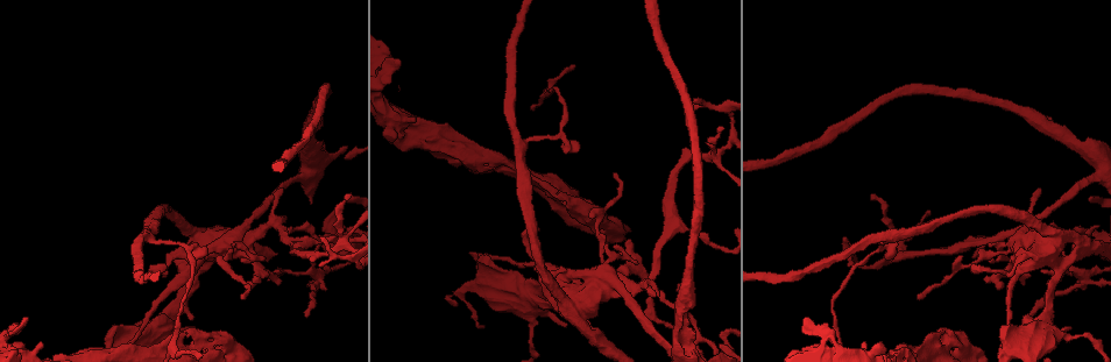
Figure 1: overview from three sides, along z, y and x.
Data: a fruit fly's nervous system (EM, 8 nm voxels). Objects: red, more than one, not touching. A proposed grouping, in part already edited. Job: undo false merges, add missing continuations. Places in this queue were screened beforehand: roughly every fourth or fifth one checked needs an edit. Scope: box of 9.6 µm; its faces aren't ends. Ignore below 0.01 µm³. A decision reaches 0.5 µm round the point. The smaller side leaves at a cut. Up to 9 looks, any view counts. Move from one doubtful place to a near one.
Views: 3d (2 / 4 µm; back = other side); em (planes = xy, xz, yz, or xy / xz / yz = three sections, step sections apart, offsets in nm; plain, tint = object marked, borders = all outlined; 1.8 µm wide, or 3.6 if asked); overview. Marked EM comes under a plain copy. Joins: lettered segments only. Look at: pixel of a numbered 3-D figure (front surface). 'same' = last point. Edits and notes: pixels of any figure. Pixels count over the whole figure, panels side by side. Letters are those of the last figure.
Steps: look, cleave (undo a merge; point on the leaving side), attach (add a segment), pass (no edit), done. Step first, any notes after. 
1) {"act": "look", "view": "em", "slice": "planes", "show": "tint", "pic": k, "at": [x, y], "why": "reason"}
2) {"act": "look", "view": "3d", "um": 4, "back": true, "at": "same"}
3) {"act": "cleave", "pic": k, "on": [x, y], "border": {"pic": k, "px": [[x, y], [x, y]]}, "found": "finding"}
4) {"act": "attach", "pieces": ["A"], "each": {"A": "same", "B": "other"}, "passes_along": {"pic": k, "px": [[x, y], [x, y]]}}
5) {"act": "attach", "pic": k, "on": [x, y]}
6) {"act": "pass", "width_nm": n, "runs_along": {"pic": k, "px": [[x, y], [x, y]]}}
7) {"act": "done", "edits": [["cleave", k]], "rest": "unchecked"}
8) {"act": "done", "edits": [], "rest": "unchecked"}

{"act": "look", "view": "3d", "um": 4, "back": true, "pic": 1, "at": [675, 350], "why": "sudden change in width"}

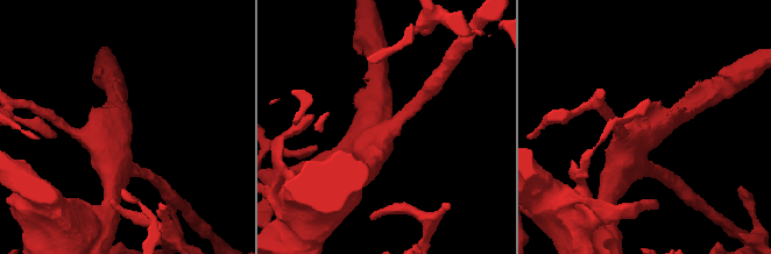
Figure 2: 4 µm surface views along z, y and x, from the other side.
{"act": "look", "view": "em", "slice": "planes", "show": "borders", "pic": 2, "at": [127, 124], "arms": 4, "why": "need the tissue"}

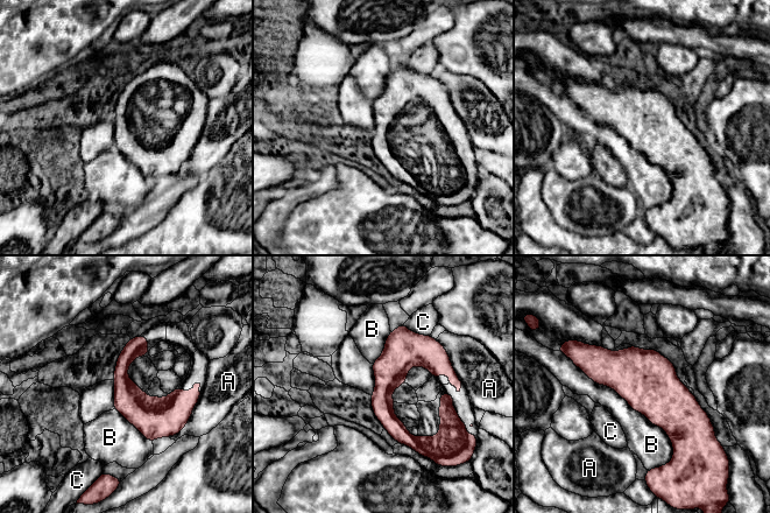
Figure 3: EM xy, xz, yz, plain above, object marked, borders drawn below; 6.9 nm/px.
{"act": "pass", "each": {"A": "other", "B": "other", "C": "other"}, "border": {"pic": 3, "px": [[569, 358], [665, 433], [666, 464]]}, "found": "one neuron here"}

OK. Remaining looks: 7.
{"act": "look", "view": "em", "um": 3.6, "slice": "yz", "step": 8, "show": "tint", "pic": 1, "at": [604, 275], "why": "sharp bend"}

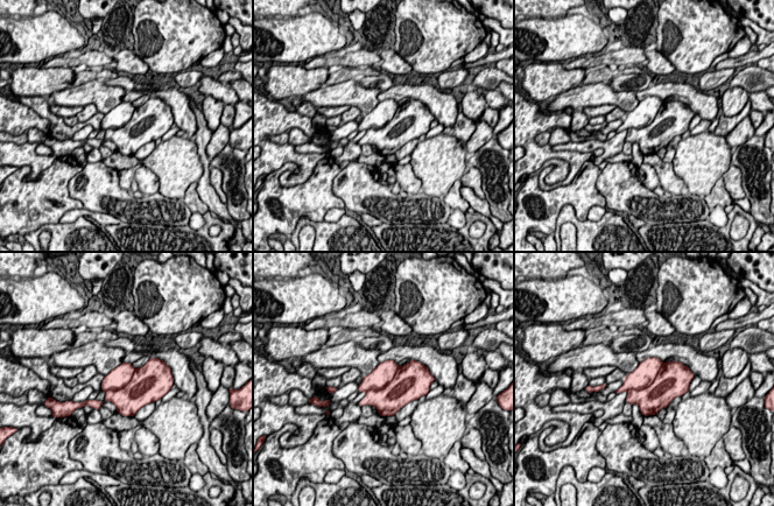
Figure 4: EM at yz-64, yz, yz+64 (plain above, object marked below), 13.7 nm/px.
{"act": "look", "view": "em", "um": 3.6, "slice": "planes", "show": "borders", "at": "same", "why": "cut it another way"}

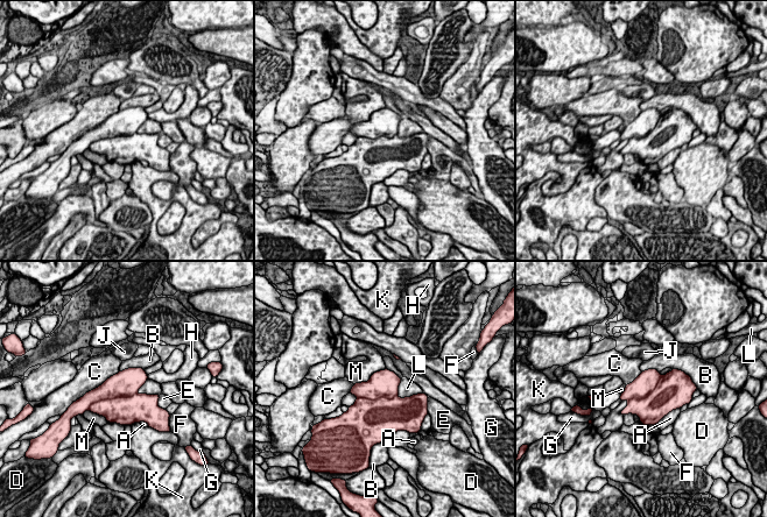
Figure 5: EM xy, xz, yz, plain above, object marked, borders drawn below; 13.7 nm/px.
{"act": "cleave", "pic": 5, "on": [120, 384], "each": {"A": "other", "B": "other", "C": "other", "D": "other", "E": "other", "F": "other", "G": "other", "H": "other", "J": "other", "K": "other", "L": "other", "M": "other"}, "border": {"pic": 5, "px": [[136, 391], [98, 399], [88, 409]]}, "found": "two neurons meet here"}

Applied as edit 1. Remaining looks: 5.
{"act": "look", "view": "em", "slice": "planes", "show": "tint", "pic": 1, "at": [556, 137], "why": "sudden change in width"}

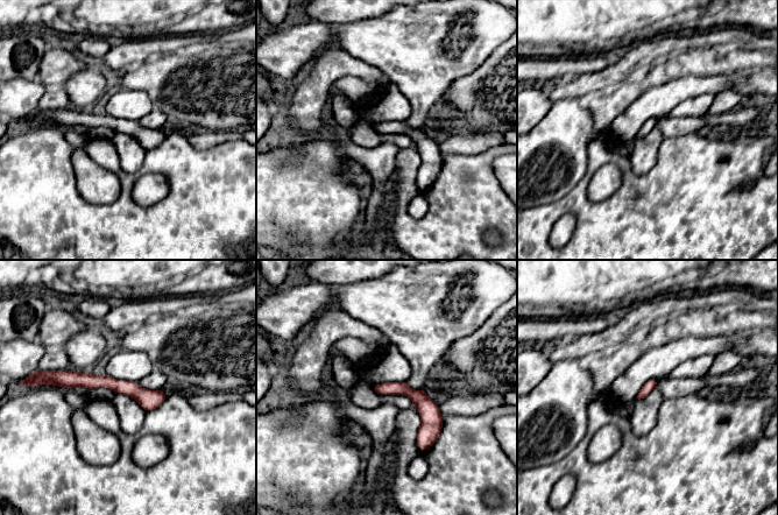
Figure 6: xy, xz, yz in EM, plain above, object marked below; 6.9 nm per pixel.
{"act": "look", "view": "em", "slice": "planes", "show": "borders", "at": "same"}

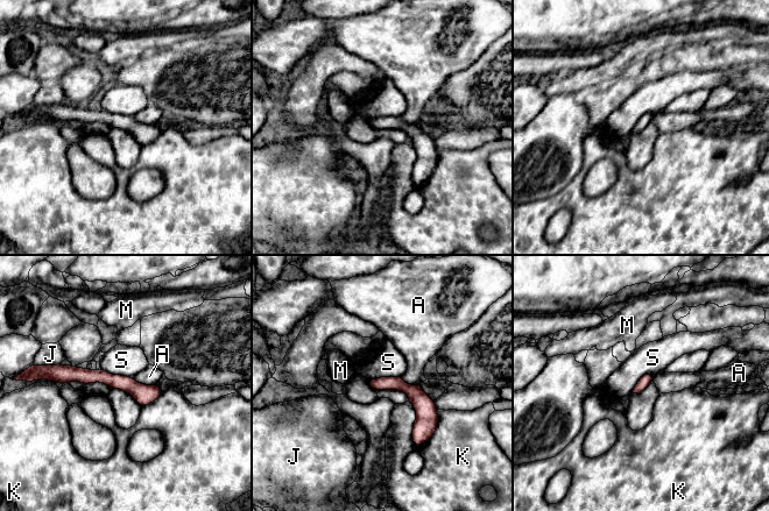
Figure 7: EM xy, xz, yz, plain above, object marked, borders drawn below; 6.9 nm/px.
{"act": "pass", "each": {"A": "other", "J": "other", "K": "other", "M": "other", "S": "other"}, "found": "all the same neuron"}

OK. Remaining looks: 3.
{"act": "look", "view": "em", "slice": "xz", "step": 8, "show": "borders", "pic": 1, "at": [26, 318], "why": "branch stops here"}

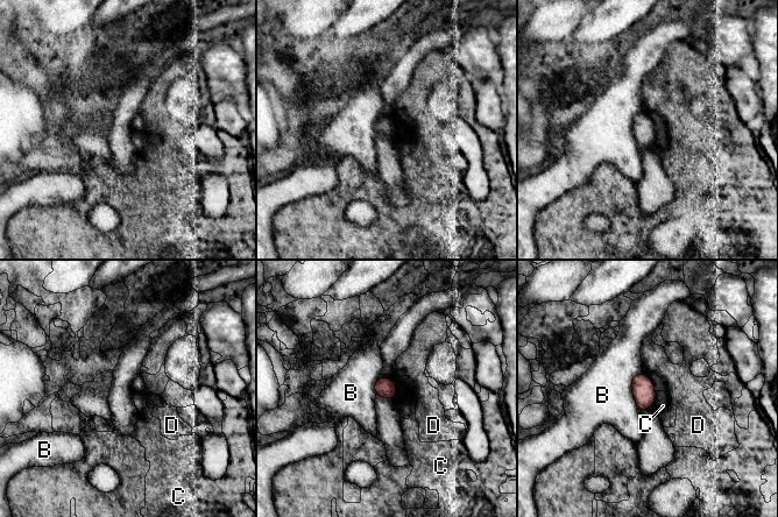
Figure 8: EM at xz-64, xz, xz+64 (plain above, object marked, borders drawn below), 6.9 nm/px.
{"act": "pass", "each": {"B": "other", "C": "other", "D": "other"}, "found": "no lettered segment goes on from it"}

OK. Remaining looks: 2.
{"act": "done", "edits": [["cleave", 5]], "rest": "unchecked"}

